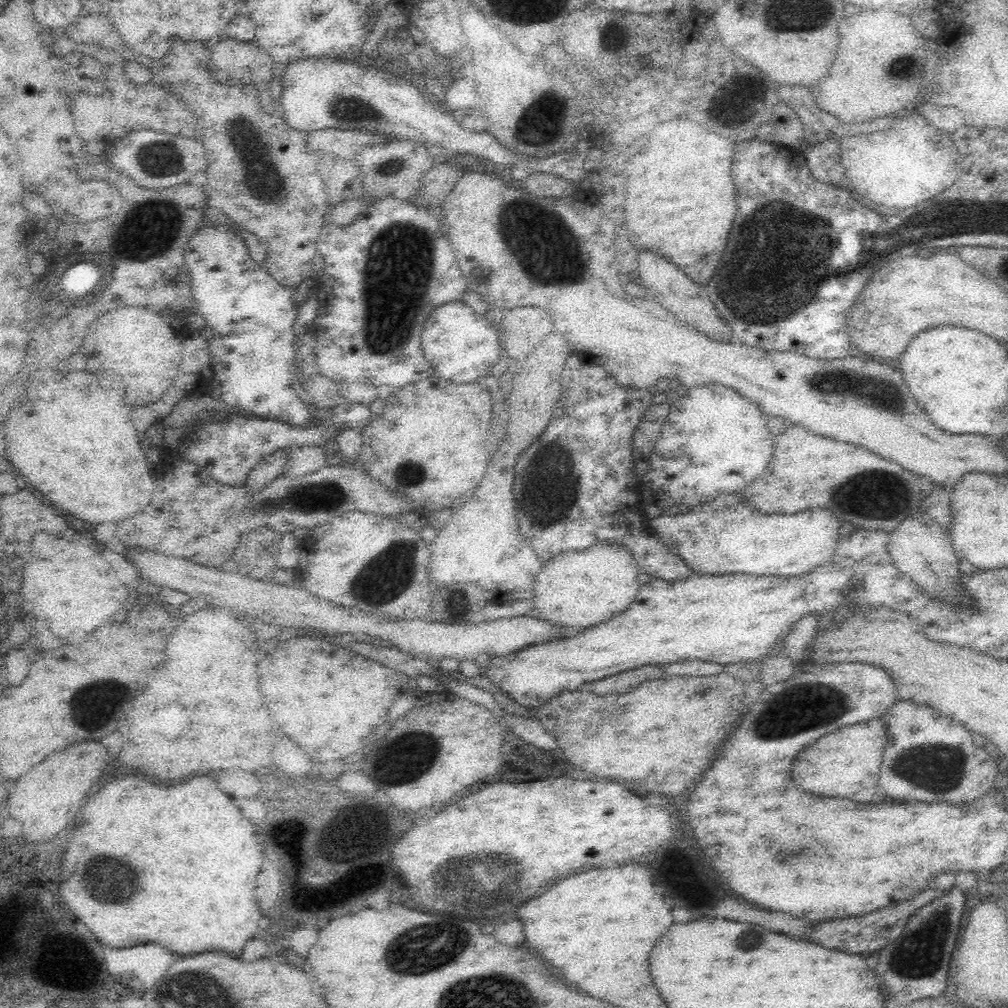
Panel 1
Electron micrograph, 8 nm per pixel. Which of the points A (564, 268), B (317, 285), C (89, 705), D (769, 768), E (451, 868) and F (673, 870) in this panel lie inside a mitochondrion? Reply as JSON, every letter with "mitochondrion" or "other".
{"A":"mitochondrion","B":"other","C":"mitochondrion","D":"other","E":"mitochondrion","F":"other"}

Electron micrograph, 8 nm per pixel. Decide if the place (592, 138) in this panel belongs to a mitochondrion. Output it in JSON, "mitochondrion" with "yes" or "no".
{"mitochondrion":"no"}

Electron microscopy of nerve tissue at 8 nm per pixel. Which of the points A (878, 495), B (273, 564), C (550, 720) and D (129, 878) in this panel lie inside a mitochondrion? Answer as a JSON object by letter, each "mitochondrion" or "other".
{"A":"mitochondrion","B":"other","C":"other","D":"mitochondrion"}

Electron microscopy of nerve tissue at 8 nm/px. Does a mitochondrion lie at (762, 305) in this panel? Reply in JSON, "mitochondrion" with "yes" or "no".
{"mitochondrion":"yes"}

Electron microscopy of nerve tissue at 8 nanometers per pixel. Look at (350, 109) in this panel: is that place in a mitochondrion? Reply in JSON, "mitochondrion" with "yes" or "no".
{"mitochondrion":"yes"}

